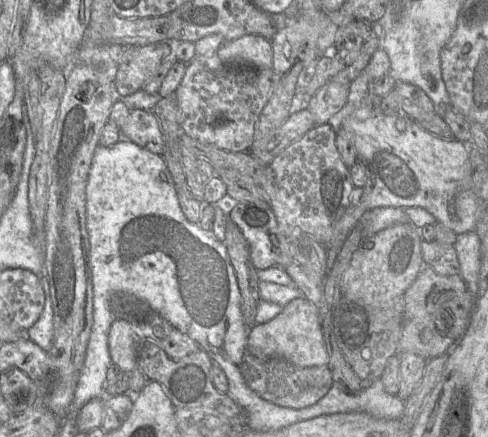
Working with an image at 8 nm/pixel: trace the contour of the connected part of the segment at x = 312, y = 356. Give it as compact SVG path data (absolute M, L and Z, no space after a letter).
M304 296L291 300L272 320L250 327L247 350L257 357L278 356L302 368L327 365L328 357L324 346L319 310Z

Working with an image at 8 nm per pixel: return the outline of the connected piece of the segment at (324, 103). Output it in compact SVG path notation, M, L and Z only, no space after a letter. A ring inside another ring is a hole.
M329 82L309 98L307 110L313 115L316 125L328 123L333 114L343 109L348 100L349 85Z

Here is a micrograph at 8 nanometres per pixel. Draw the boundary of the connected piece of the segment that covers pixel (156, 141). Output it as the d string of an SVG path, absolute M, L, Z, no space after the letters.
M130 110L129 116L120 127L122 138L158 155L164 155L165 144L159 122L153 111Z

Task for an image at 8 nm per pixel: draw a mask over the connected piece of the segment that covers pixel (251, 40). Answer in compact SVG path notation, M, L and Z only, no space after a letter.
M245 35L224 41L217 51L226 65L240 68L272 68L273 47L271 40L259 35Z

